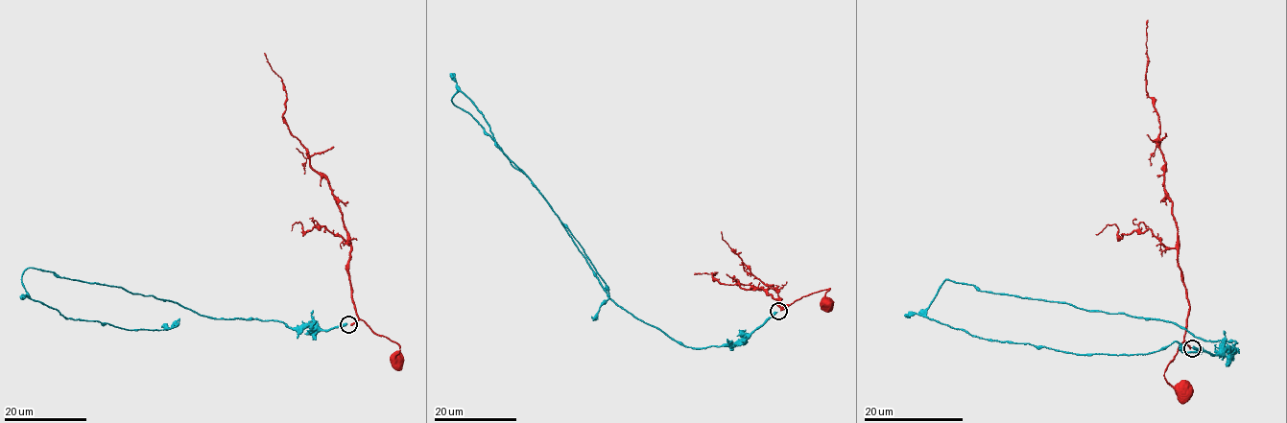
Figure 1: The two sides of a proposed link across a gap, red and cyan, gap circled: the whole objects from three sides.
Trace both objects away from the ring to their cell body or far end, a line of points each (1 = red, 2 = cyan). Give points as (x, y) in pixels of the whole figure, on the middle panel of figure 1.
1: (780, 311), (806, 295), (828, 288), (826, 304)
2: (777, 312), (743, 340), (704, 347), (634, 317), (545, 197), (452, 103), (457, 92), (606, 286), (592, 320)

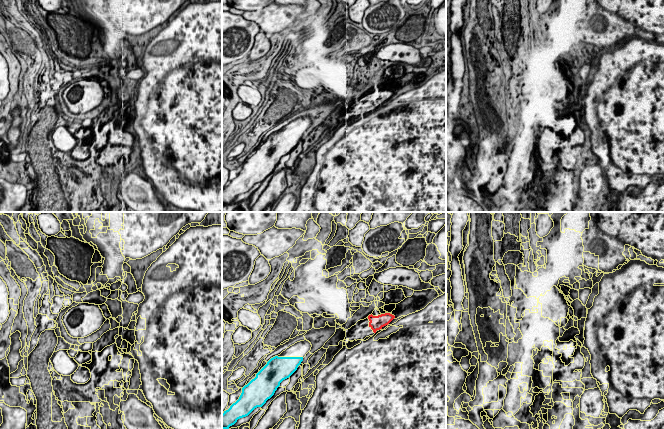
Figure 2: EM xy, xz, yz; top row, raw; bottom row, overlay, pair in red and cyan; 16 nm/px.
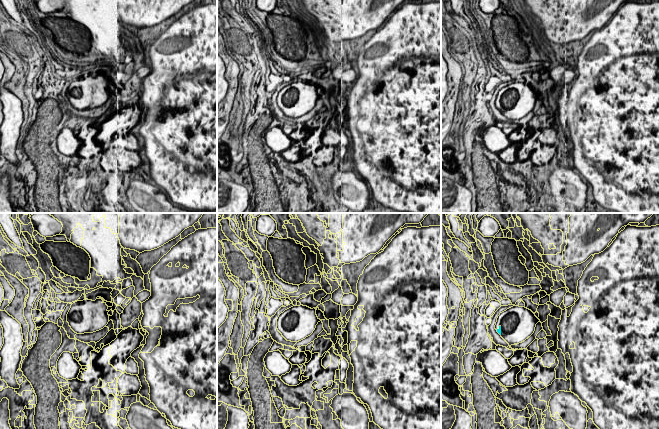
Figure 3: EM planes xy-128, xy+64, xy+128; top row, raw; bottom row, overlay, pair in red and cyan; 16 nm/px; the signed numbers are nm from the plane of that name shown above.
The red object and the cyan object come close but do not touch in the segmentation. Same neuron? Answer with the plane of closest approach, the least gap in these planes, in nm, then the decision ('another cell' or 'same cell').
xz | 1200 nm | another cell

